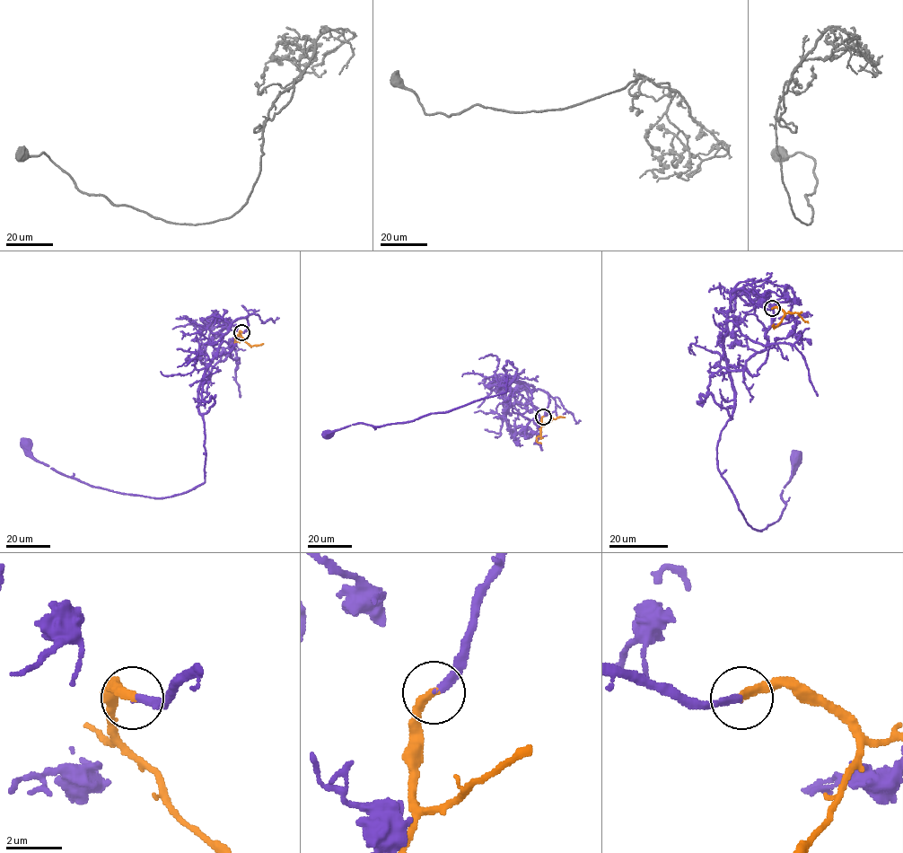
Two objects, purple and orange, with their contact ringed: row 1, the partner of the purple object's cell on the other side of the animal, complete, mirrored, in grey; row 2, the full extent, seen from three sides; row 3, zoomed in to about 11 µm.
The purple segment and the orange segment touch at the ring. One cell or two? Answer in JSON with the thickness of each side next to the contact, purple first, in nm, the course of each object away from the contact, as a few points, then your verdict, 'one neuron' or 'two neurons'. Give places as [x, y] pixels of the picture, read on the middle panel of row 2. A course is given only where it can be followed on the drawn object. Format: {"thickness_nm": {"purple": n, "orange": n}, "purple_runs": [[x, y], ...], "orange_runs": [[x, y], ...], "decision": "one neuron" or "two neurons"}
{"thickness_nm": {"purple": 280, "orange": 340}, "purple_runs": [[543, 416], [547, 393], [518, 380], [500, 389], [505, 375], [504, 393], [414, 420], [358, 423], [327, 434]], "orange_runs": [[543, 416], [543, 426], [552, 418], [565, 417]], "decision": "one neuron"}

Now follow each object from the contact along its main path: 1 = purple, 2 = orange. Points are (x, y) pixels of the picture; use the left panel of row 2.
1: (241, 332), (245, 318), (223, 337), (199, 388), (203, 483), (164, 497), (117, 493), (56, 472), (25, 444)
2: (241, 332), (240, 335), (250, 346), (263, 343)

